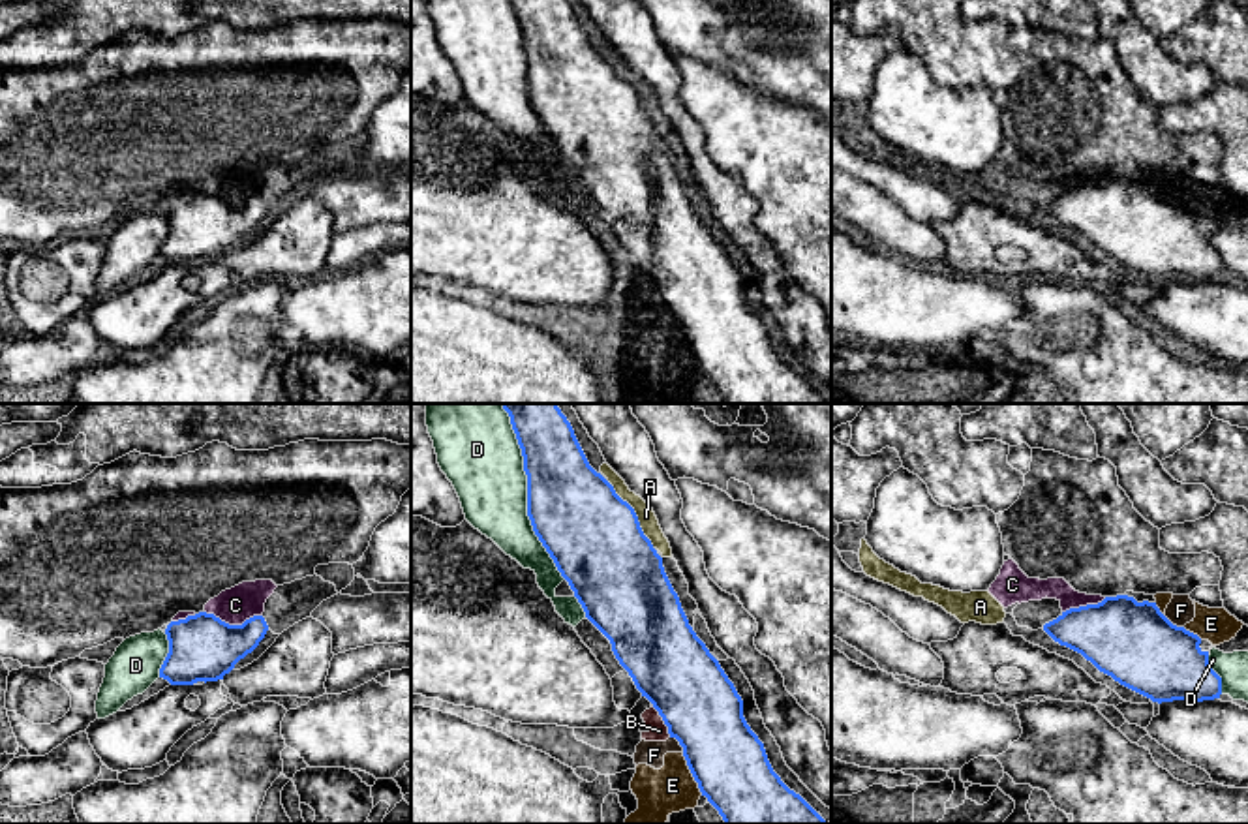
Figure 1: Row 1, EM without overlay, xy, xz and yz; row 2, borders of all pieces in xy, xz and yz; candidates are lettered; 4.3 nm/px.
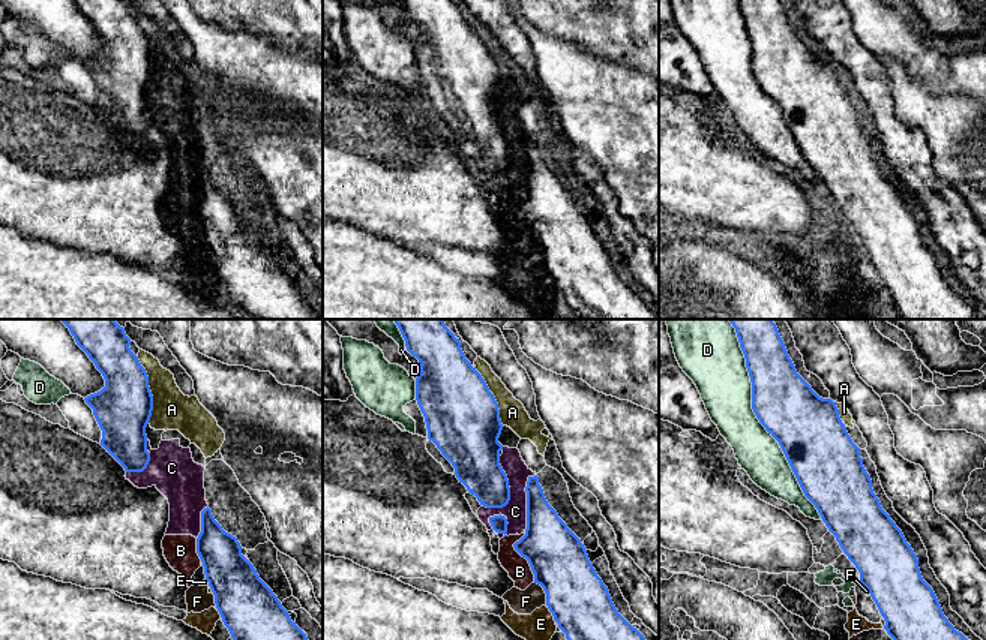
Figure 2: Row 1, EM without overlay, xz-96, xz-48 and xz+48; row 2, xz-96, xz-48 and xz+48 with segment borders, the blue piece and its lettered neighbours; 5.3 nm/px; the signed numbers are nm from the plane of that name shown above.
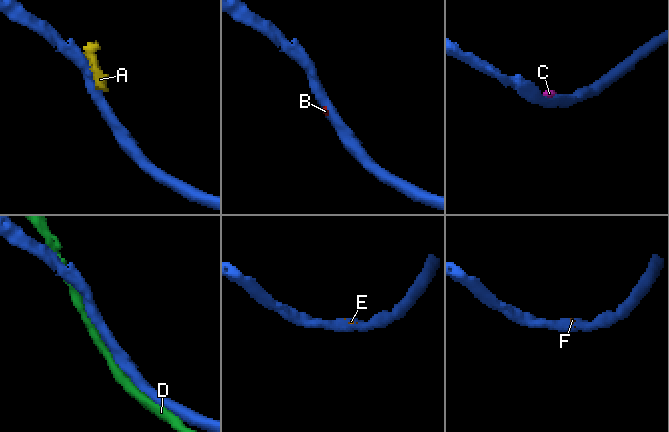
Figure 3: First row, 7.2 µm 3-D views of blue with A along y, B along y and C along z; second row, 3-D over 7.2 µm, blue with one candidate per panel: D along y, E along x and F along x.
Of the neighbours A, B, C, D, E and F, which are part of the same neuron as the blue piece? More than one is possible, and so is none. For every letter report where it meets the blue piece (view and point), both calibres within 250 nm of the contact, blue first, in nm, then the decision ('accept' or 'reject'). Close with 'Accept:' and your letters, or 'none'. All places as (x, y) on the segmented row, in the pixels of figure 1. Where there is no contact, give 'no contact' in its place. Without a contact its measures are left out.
A: xz (635, 515) | 400/80 nm | reject
B: xz (663, 719) | 340/80 nm | reject
C: xy (233, 625) | 280/150 nm | reject
D: xz (528, 492) | 380/340 nm | reject
E: xz (691, 772) | 320/200 nm | reject
F: xz (680, 744) | 340/110 nm | reject
Accept: none

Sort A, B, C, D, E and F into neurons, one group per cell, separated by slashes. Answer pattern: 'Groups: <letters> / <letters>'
Groups: A B C E F / D

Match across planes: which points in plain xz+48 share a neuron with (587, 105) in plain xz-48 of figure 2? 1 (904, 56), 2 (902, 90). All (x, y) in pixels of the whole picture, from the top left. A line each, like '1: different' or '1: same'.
1: different
2: same

